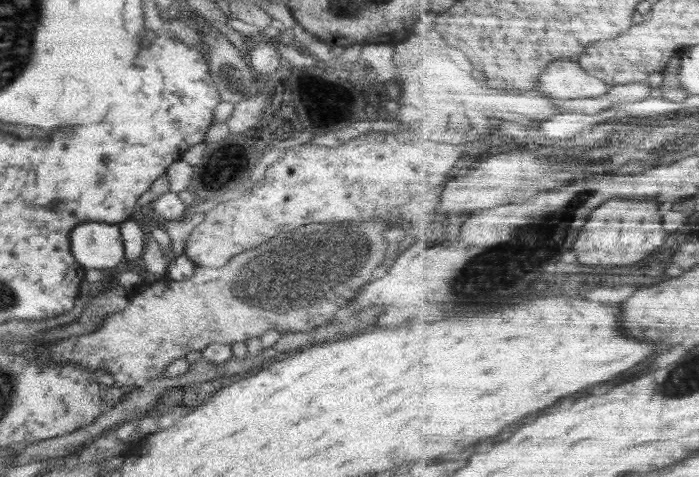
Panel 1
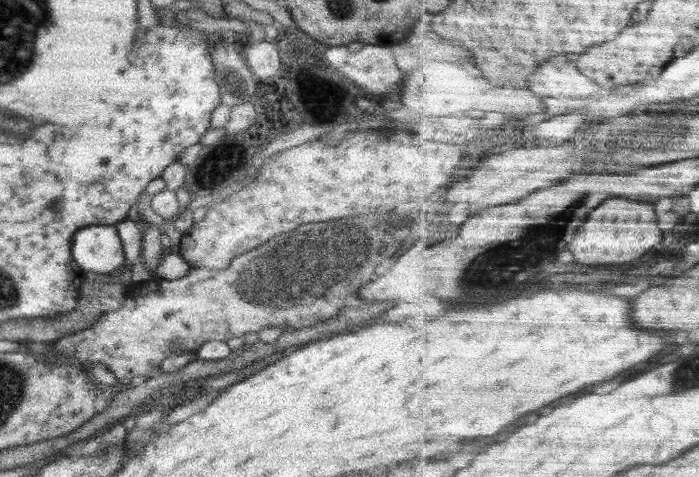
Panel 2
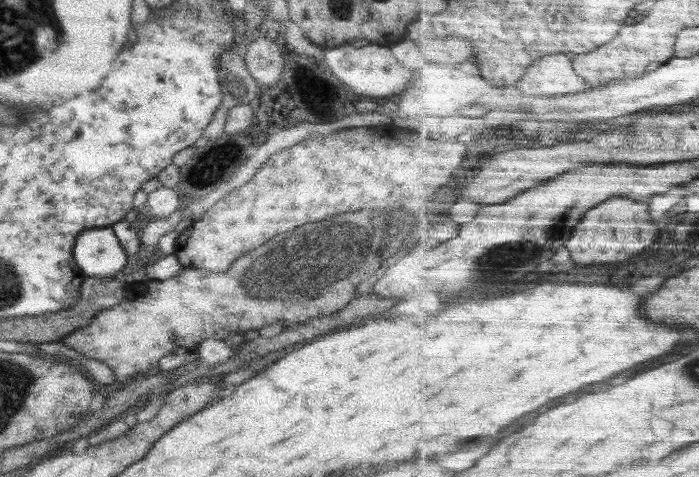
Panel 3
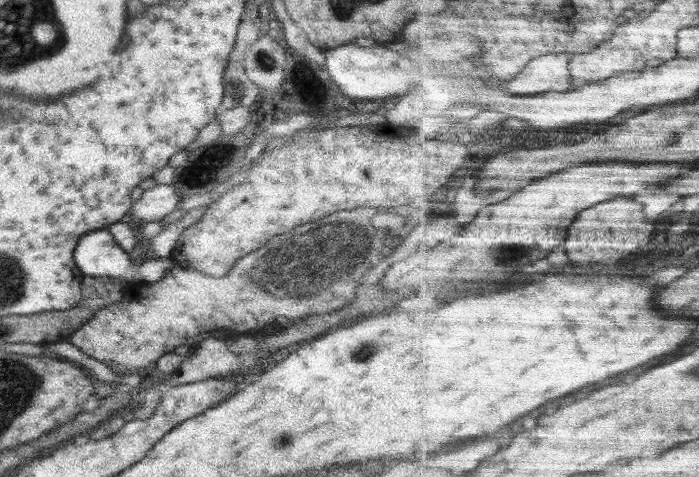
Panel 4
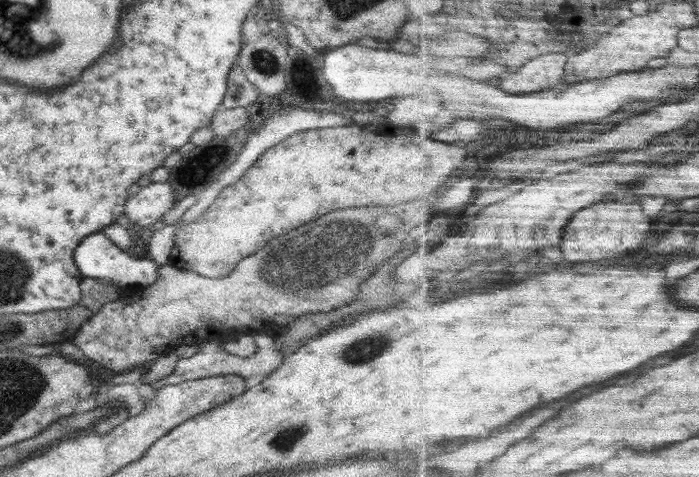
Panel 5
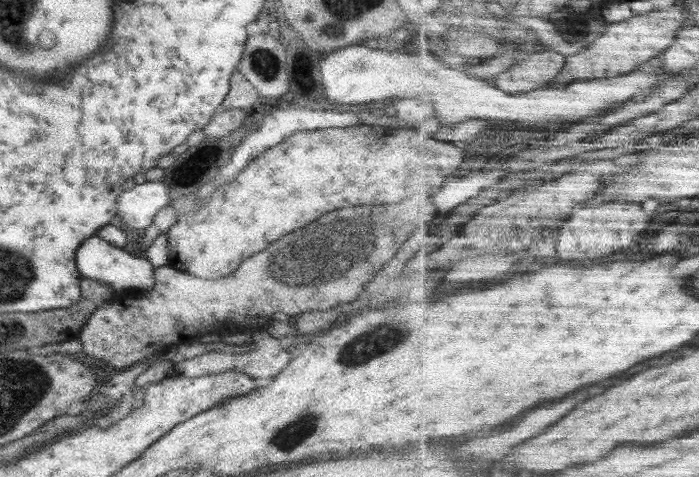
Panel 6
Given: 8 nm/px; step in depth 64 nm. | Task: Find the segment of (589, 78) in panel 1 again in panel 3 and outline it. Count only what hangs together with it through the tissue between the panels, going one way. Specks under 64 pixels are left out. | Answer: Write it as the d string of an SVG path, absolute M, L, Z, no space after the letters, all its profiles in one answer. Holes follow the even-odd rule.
M558 54L536 62L516 87L533 97L581 94L592 90L594 86L578 76L572 58L574 56Z

